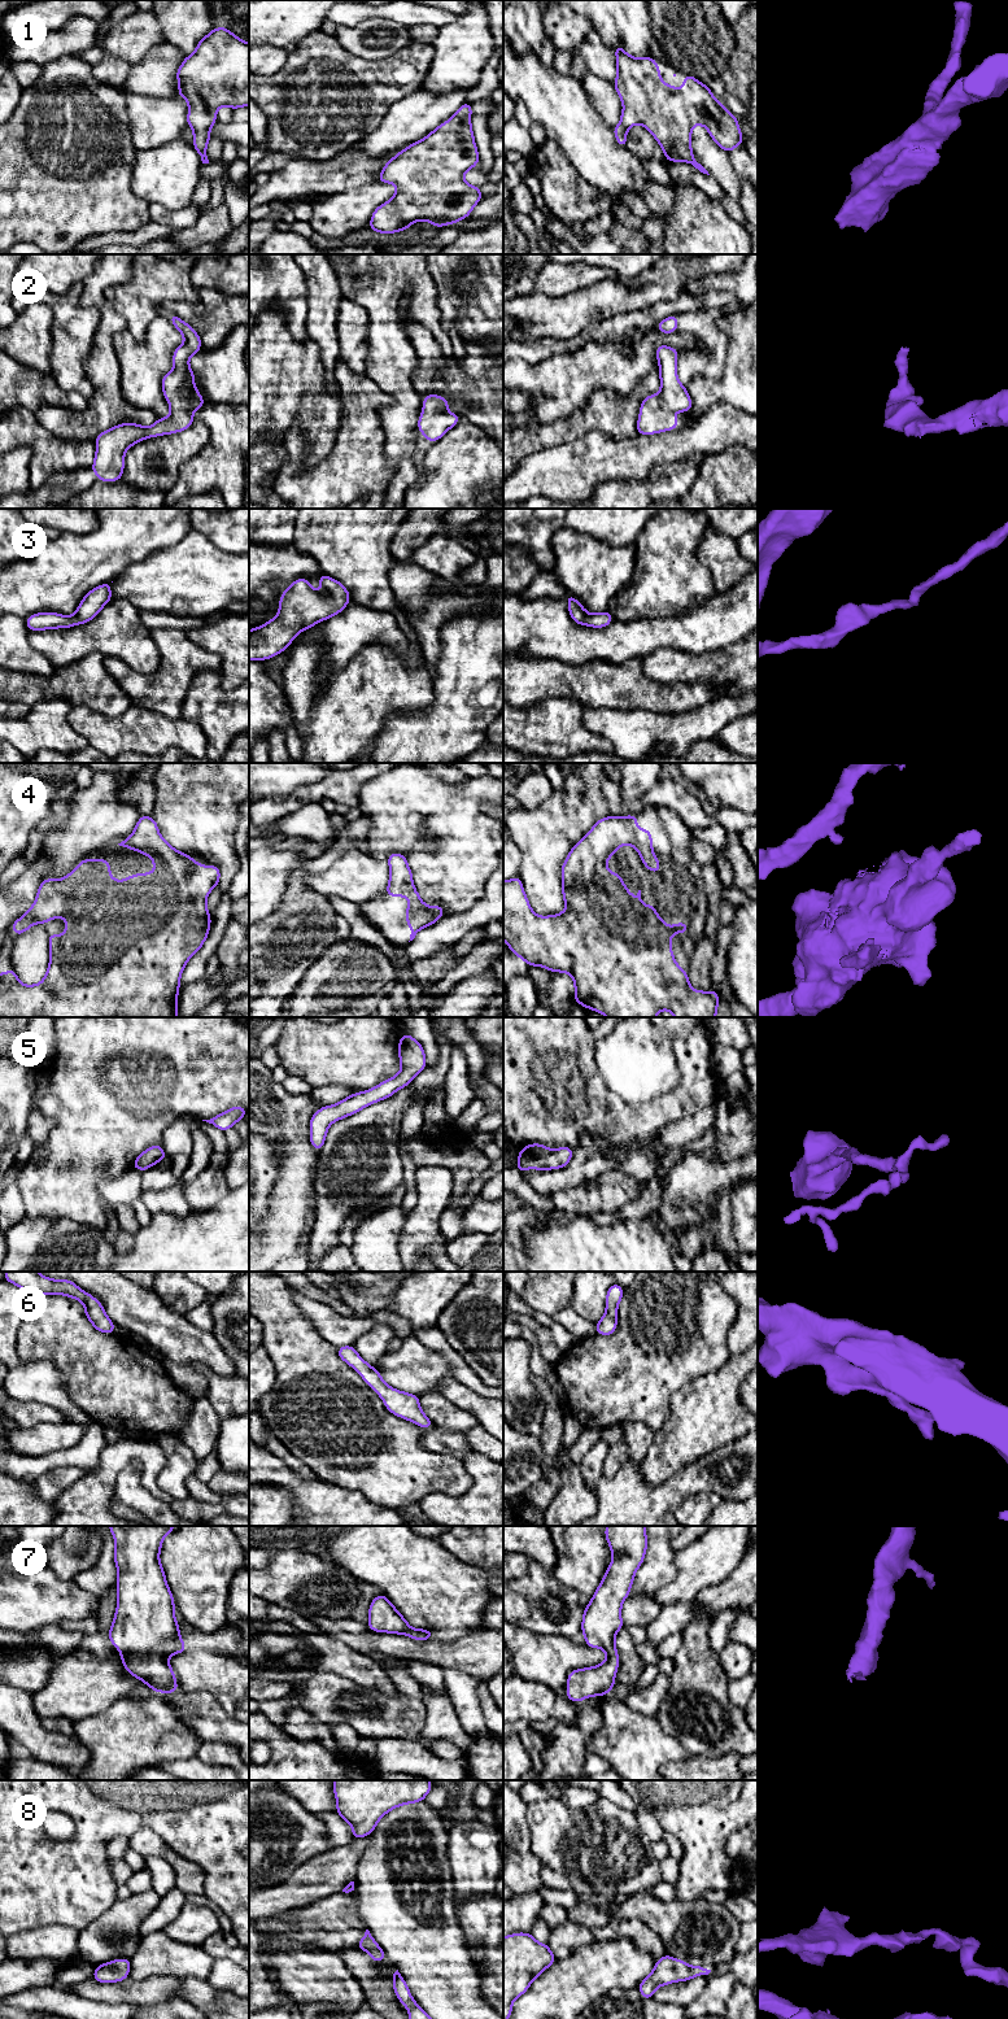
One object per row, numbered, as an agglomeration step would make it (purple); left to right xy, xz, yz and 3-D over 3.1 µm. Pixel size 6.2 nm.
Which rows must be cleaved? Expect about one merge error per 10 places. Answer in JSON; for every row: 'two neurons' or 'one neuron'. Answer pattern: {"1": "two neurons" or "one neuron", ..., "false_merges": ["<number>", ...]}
{"1": "one neuron", "2": "one neuron", "3": "one neuron", "4": "one neuron", "5": "one neuron", "6": "one neuron", "7": "one neuron", "8": "one neuron", "false_merges": []}

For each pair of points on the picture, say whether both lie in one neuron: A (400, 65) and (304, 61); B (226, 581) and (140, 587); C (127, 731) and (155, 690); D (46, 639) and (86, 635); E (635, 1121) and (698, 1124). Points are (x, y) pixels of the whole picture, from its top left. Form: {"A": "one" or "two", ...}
{"A": "one", "B": "one", "C": "two", "D": "one", "E": "two"}

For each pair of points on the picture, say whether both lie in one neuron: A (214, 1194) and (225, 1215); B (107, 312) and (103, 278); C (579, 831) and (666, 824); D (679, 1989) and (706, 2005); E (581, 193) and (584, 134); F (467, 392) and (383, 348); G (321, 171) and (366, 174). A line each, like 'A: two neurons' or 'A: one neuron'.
A: two neurons
B: one neuron
C: two neurons
D: two neurons
E: two neurons
F: two neurons
G: one neuron

